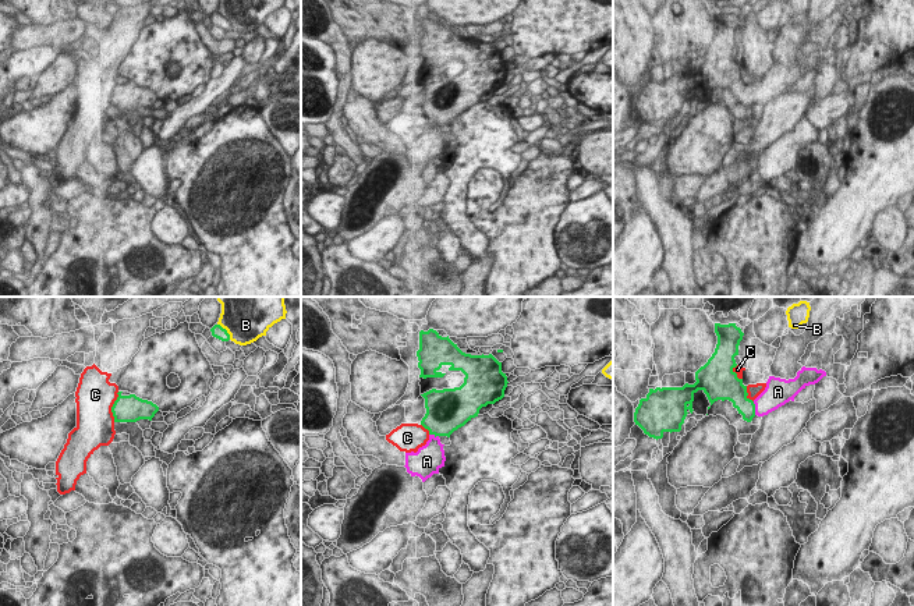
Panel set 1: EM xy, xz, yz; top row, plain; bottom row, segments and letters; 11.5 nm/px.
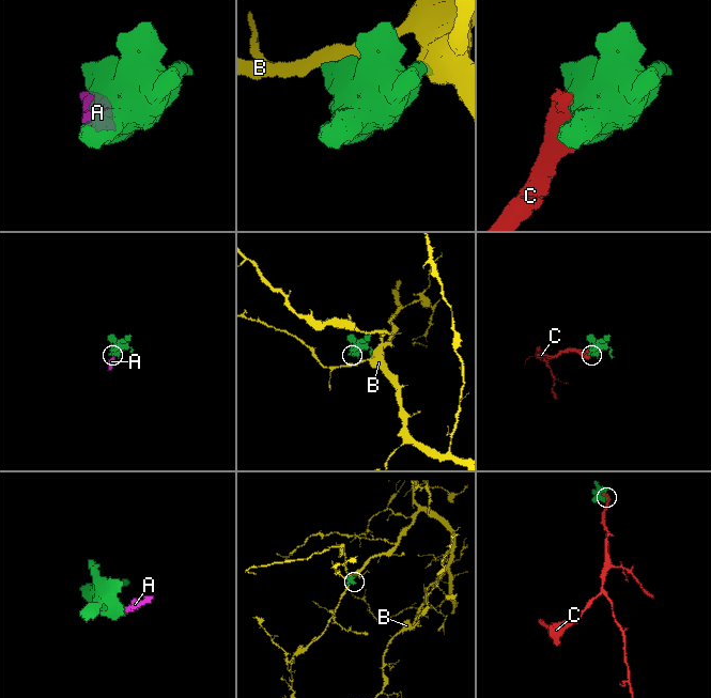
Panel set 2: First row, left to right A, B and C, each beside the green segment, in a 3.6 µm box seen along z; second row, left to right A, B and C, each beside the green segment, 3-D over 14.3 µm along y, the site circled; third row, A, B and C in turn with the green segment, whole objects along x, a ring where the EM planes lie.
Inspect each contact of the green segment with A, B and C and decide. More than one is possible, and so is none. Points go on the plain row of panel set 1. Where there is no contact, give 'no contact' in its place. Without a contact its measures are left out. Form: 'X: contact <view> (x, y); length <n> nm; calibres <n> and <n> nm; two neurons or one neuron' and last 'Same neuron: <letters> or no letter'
A: contact yz (754, 96); length 160 nm; calibres 220 and 280 nm; one neuron
B: contact xy (226, 18); length 240 nm; calibres 140 and 380 nm; two neurons
C: contact xy (112, 95); length 360 nm; calibres 320 and 460 nm; two neurons
Same neuron: A

